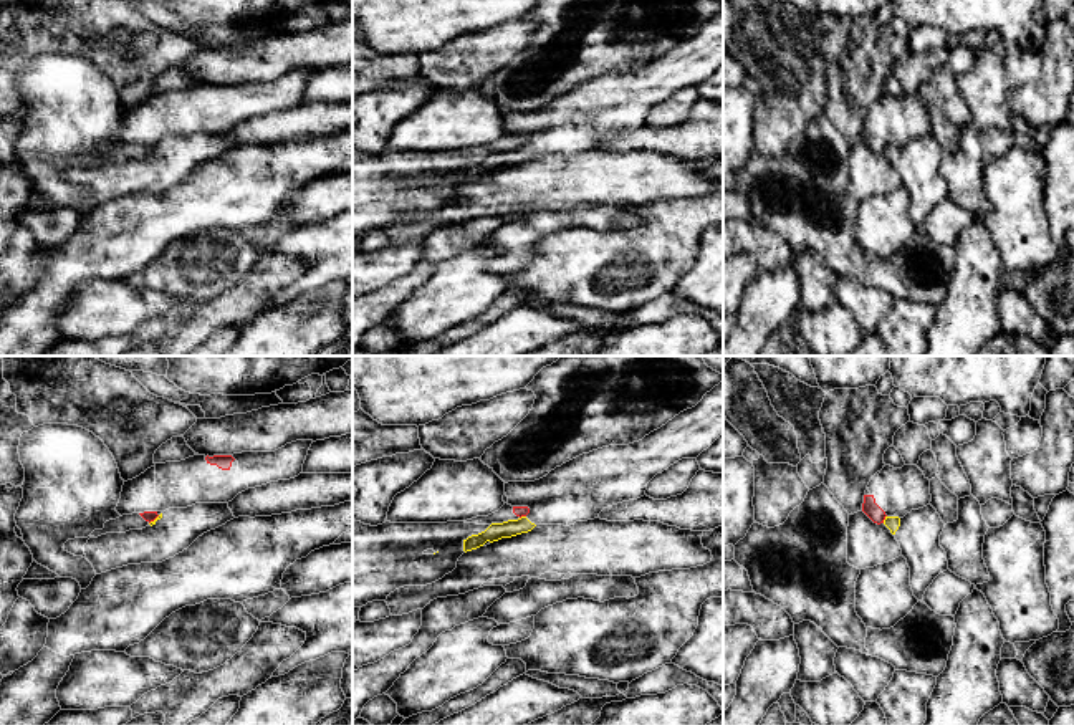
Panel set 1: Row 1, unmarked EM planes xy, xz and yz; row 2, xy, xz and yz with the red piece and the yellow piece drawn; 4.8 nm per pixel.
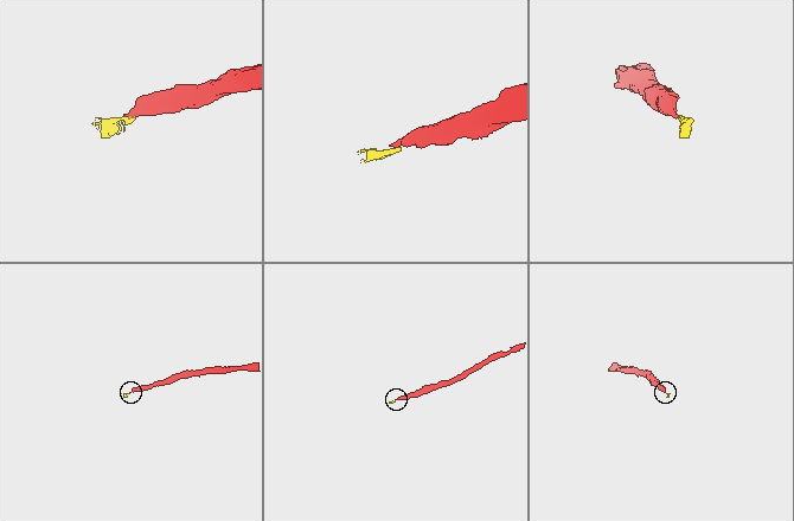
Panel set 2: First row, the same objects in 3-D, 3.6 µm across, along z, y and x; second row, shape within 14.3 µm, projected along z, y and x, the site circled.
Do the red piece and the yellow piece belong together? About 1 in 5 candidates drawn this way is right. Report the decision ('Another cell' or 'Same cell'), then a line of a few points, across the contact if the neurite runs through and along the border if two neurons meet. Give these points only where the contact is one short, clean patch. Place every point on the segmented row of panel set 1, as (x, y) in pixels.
Another cell. Line: yz (886, 515), (882, 522)

